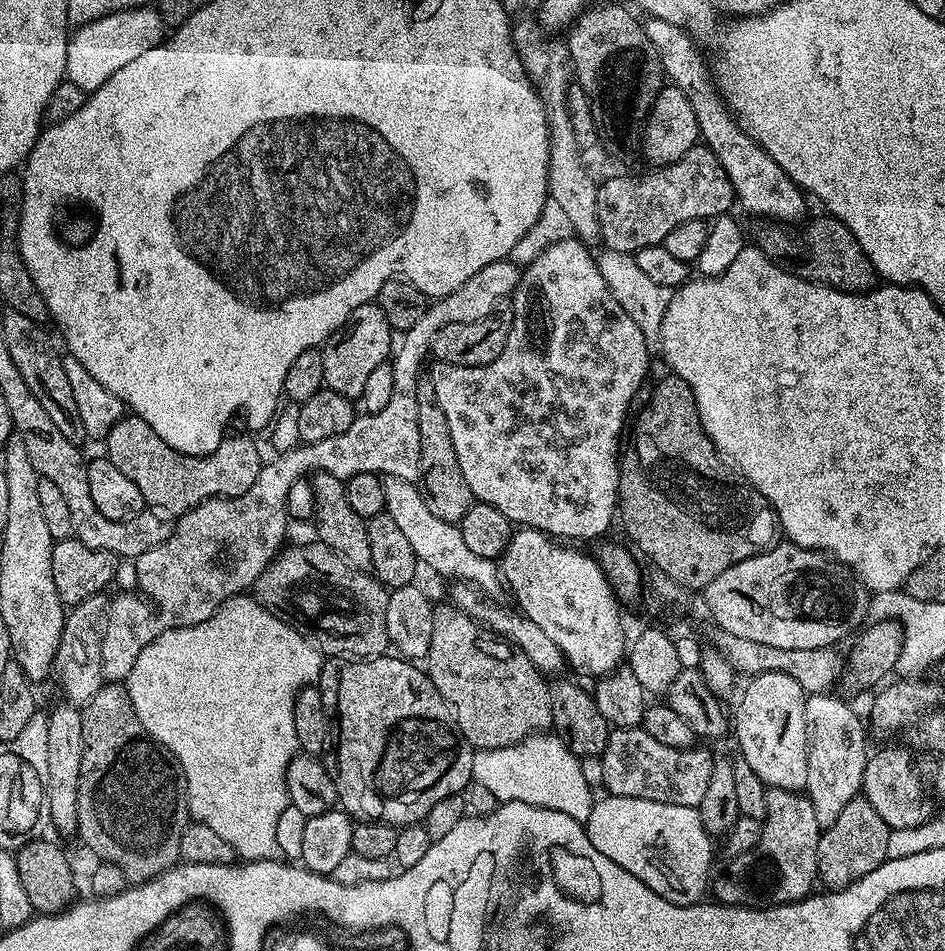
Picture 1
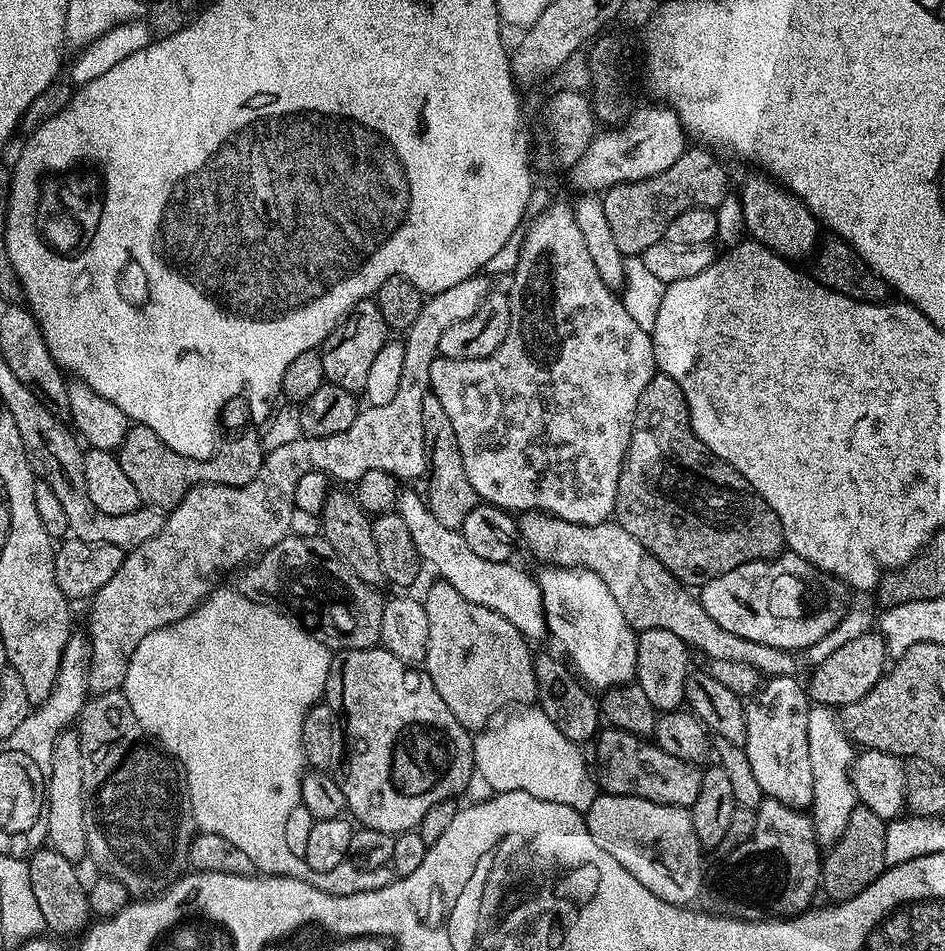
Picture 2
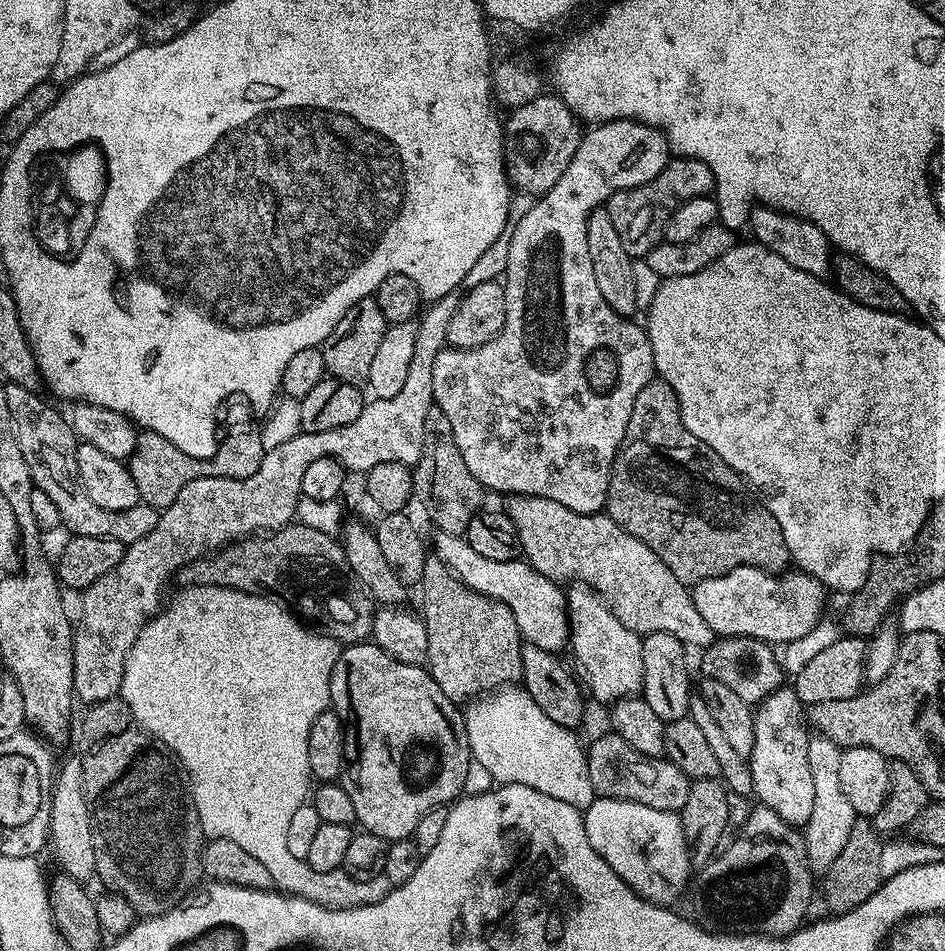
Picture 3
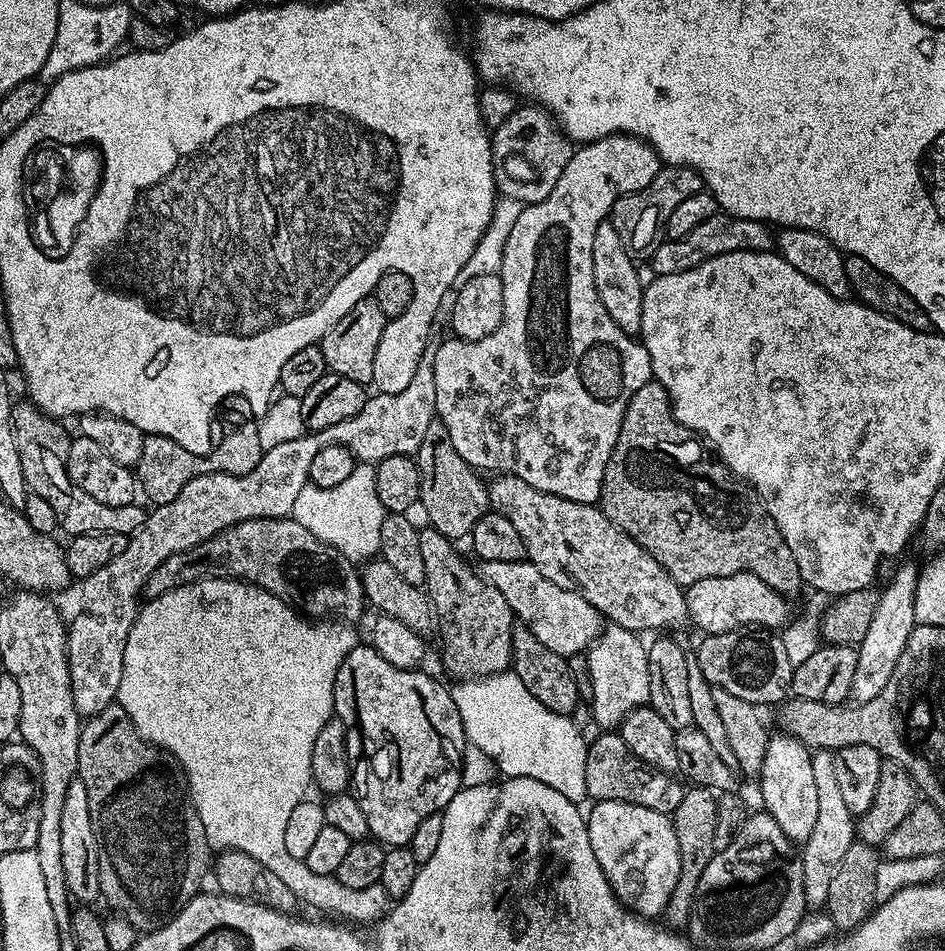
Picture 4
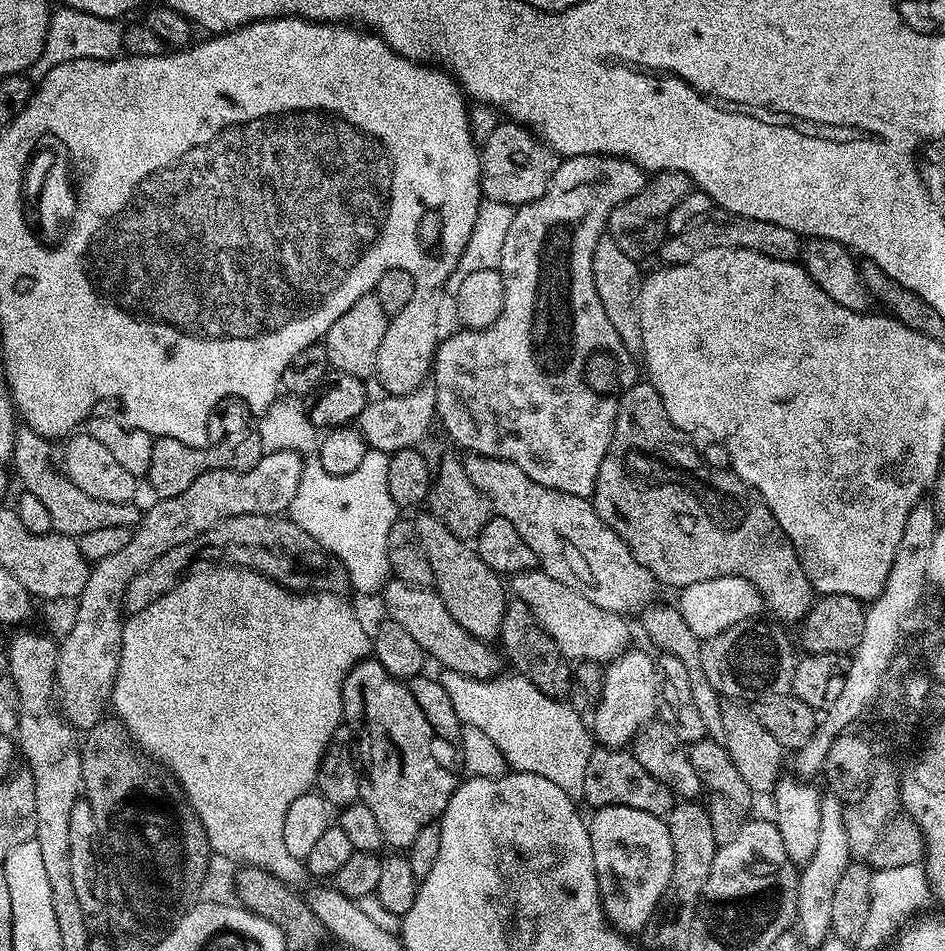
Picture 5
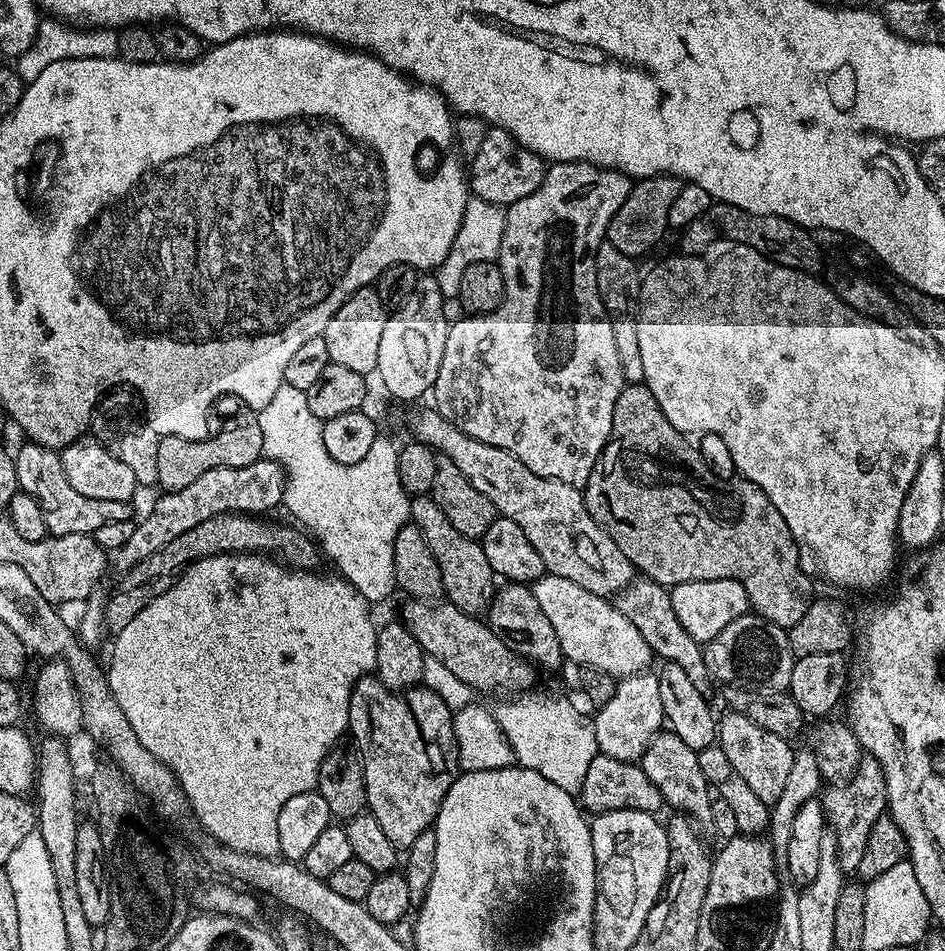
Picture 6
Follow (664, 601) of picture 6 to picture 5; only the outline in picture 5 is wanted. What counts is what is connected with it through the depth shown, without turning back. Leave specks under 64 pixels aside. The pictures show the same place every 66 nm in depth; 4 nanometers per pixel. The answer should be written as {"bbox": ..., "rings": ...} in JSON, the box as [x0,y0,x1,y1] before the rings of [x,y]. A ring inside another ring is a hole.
{"bbox":[638,602,723,737],"rings":[[[653,602],[639,613],[638,621],[644,627],[644,632],[648,635],[648,640],[656,648],[661,648],[661,653],[679,658],[682,666],[686,666],[686,670],[690,674],[690,690],[694,693],[694,702],[698,706],[704,731],[709,737],[723,737],[722,730],[722,697],[718,690],[714,690],[714,685],[706,678],[706,669],[702,666],[702,650],[700,649],[701,641],[694,634],[694,630],[690,630],[690,626],[686,626],[686,618],[682,618],[679,607],[668,604],[660,604],[661,602]]]}

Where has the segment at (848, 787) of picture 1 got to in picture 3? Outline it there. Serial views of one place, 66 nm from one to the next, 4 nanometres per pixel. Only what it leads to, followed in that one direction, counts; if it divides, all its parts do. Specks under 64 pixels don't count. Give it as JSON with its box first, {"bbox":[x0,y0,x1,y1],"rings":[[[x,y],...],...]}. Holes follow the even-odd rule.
{"bbox":[802,734,858,874],"rings":[[[819,734],[813,735],[808,742],[810,775],[814,777],[814,811],[810,813],[808,823],[803,825],[802,831],[808,861],[816,874],[826,874],[830,866],[834,866],[834,858],[842,854],[842,846],[846,846],[846,838],[850,838],[850,830],[854,830],[858,819],[854,806],[850,806],[850,798],[846,798],[846,793],[842,790],[842,781],[838,775],[842,763],[841,751],[830,738]]]}

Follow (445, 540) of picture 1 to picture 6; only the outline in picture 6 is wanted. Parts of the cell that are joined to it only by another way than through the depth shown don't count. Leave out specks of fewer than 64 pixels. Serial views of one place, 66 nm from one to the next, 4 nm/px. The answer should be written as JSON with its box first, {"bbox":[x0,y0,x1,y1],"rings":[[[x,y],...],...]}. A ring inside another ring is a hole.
{"bbox":[531,574,654,678],"rings":[[[551,574],[541,576],[531,589],[558,634],[567,661],[623,678],[647,669],[648,663],[654,660],[654,654],[642,634],[607,597],[584,591],[576,583]]]}

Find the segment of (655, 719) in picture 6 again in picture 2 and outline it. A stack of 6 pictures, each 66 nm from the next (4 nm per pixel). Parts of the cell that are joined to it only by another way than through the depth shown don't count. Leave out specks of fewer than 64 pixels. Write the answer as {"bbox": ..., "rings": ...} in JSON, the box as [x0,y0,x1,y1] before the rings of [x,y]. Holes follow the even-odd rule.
{"bbox":[538,566,637,690],"rings":[[[544,566],[541,569],[538,581],[547,631],[551,639],[556,639],[568,651],[567,659],[581,681],[599,690],[633,683],[636,679],[637,633],[626,622],[626,614],[622,614],[622,606],[618,606],[606,582],[585,568]]]}

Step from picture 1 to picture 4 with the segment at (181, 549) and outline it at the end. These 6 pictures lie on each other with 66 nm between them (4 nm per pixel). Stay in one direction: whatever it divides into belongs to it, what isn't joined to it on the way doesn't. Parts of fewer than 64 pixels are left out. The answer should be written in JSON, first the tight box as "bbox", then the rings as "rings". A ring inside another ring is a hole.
{"bbox":[68,346,437,718],"rings":[[[429,346],[422,354],[422,362],[418,362],[418,370],[414,370],[414,378],[410,378],[410,386],[398,394],[385,392],[373,395],[354,418],[346,422],[338,422],[338,426],[330,426],[330,430],[321,432],[305,431],[303,436],[290,442],[282,442],[278,446],[267,449],[263,458],[245,476],[235,476],[229,472],[211,472],[194,478],[194,482],[186,482],[178,493],[178,498],[171,502],[158,504],[144,517],[144,524],[132,536],[128,537],[126,550],[118,554],[118,558],[106,562],[102,570],[94,570],[94,574],[83,577],[80,584],[80,609],[76,617],[70,620],[68,629],[68,670],[72,683],[74,706],[81,717],[87,718],[106,710],[118,694],[118,686],[122,682],[122,658],[126,654],[126,642],[130,630],[136,621],[136,613],[142,607],[142,593],[150,574],[170,558],[170,554],[178,554],[182,550],[190,550],[202,542],[206,542],[214,534],[227,528],[233,528],[238,522],[247,520],[279,520],[287,517],[294,506],[294,498],[309,483],[308,471],[314,462],[314,454],[331,444],[340,444],[349,448],[352,455],[360,462],[375,462],[391,456],[412,456],[422,446],[422,438],[426,438],[426,429],[430,422],[437,419],[436,399],[434,398],[434,354],[435,347]]]}

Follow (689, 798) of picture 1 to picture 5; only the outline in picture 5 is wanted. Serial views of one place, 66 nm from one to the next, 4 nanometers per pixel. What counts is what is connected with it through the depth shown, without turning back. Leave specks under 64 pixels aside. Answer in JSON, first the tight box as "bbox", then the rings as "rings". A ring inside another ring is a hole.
{"bbox":[585,747,677,818],"rings":[[[593,747],[586,767],[585,801],[592,803],[593,809],[606,806],[630,806],[634,810],[646,810],[661,818],[667,817],[668,811],[677,804],[677,797],[672,789],[667,788],[631,751],[624,748]]]}

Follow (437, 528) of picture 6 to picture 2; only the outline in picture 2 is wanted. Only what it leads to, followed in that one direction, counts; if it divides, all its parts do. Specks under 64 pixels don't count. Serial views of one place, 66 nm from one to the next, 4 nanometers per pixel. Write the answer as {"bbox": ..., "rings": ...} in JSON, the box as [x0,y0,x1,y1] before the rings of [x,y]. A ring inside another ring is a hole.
{"bbox":[422,579,536,730],"rings":[[[444,579],[436,582],[422,596],[430,622],[430,642],[426,642],[422,668],[454,718],[464,728],[483,730],[500,716],[503,708],[531,705],[536,700],[536,679],[534,652],[528,649],[530,641],[502,614],[470,602]]]}

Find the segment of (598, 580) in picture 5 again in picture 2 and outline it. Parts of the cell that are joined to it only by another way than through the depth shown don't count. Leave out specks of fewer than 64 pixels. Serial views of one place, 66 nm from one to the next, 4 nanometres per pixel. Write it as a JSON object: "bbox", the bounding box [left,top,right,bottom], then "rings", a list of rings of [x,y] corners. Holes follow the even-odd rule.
{"bbox":[518,512,797,678],"rings":[[[521,512],[518,516],[518,523],[521,541],[526,546],[528,544],[534,555],[541,556],[545,565],[557,568],[585,568],[598,574],[598,578],[602,578],[602,582],[606,582],[610,594],[614,594],[618,606],[622,606],[622,614],[626,614],[626,622],[637,633],[651,628],[671,630],[672,633],[678,634],[678,638],[682,638],[682,642],[686,642],[691,649],[696,651],[697,648],[698,651],[705,652],[709,661],[746,662],[746,666],[754,666],[754,670],[758,670],[766,678],[797,675],[797,653],[795,651],[766,646],[762,642],[750,642],[750,638],[738,638],[738,634],[730,634],[730,630],[722,630],[722,626],[718,626],[718,622],[714,622],[714,618],[710,618],[710,614],[706,614],[699,599],[693,593],[691,596],[688,593],[691,591],[681,584],[670,570],[666,570],[666,566],[662,562],[658,562],[654,553],[646,550],[646,546],[642,546],[642,542],[638,542],[638,538],[634,538],[634,534],[626,534],[626,530],[622,530],[620,524],[615,522],[602,524],[566,522],[562,518],[552,516],[549,512]]]}

